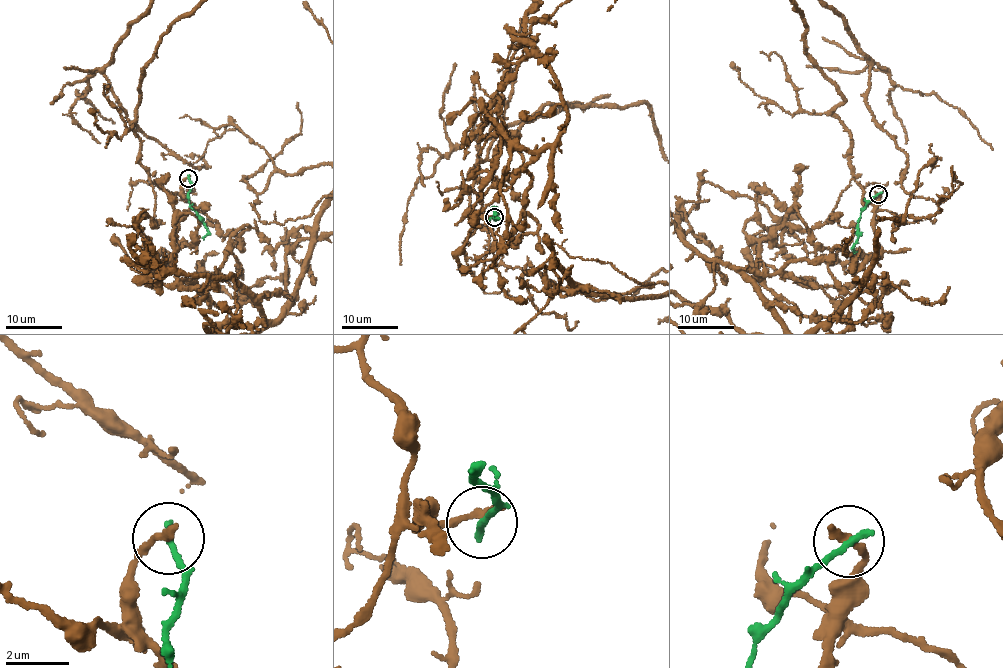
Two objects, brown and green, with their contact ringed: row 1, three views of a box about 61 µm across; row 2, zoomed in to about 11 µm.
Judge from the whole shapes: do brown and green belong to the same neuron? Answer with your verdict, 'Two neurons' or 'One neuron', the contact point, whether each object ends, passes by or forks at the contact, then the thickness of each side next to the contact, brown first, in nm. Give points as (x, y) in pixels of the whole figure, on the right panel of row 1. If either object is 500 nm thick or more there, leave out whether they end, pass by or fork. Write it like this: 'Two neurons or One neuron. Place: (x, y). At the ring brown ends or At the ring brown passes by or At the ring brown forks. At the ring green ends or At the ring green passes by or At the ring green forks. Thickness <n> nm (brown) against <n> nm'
Two neurons. Place: (878, 194). At the ring brown ends. At the ring green ends. Thickness 280 nm (brown) against 240 nm

